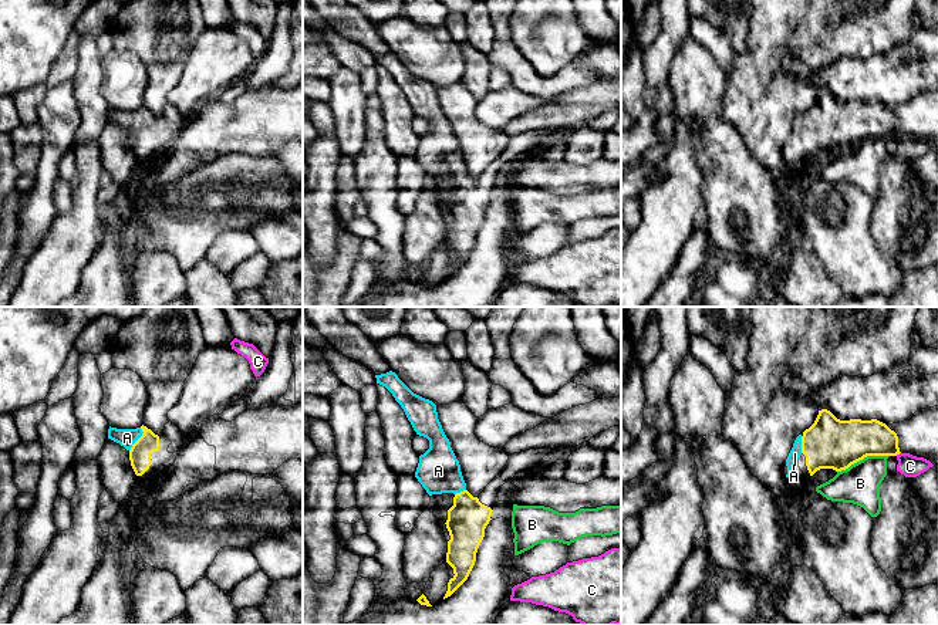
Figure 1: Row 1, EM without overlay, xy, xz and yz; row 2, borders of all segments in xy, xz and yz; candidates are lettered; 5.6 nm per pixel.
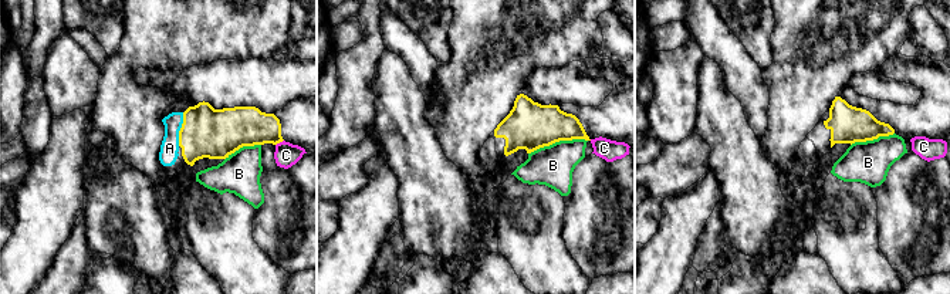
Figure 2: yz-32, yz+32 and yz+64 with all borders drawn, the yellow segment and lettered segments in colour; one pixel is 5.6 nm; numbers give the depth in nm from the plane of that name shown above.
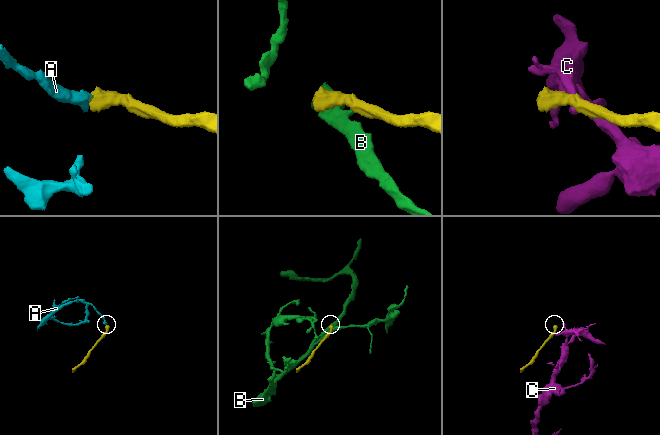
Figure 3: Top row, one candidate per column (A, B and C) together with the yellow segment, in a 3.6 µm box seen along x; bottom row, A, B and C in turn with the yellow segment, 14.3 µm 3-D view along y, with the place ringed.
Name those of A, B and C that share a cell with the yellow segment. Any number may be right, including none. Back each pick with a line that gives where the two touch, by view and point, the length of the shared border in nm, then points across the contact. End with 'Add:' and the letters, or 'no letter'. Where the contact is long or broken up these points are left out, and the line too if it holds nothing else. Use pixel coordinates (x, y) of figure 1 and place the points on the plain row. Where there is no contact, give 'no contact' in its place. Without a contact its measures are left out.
A: contact xy (138, 121); length 150 nm; way xy (139, 137), (138, 121), (127, 120)
Add: A

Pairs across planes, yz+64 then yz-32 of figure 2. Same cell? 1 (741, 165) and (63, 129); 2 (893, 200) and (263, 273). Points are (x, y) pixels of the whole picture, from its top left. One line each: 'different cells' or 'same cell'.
1: different cells
2: different cells

